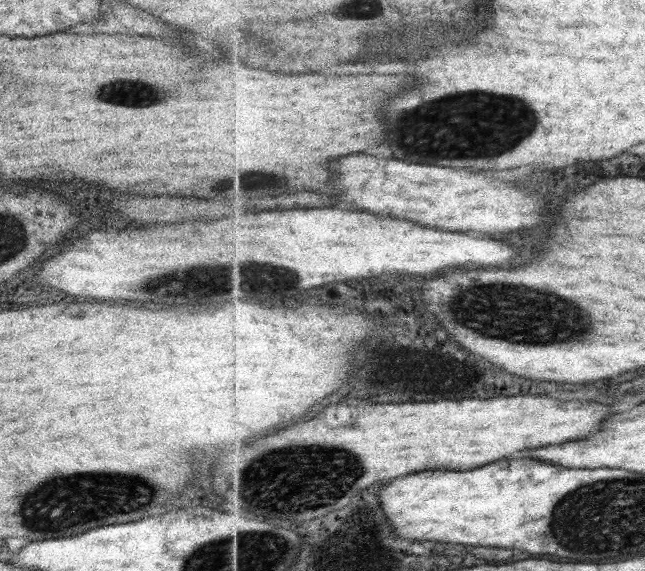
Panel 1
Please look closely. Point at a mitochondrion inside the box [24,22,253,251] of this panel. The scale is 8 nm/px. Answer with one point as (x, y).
(120, 92)

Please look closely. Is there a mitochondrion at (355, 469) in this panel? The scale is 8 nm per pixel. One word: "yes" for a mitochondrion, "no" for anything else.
yes

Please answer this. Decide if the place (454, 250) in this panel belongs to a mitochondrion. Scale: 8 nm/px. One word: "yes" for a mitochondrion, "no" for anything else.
no

